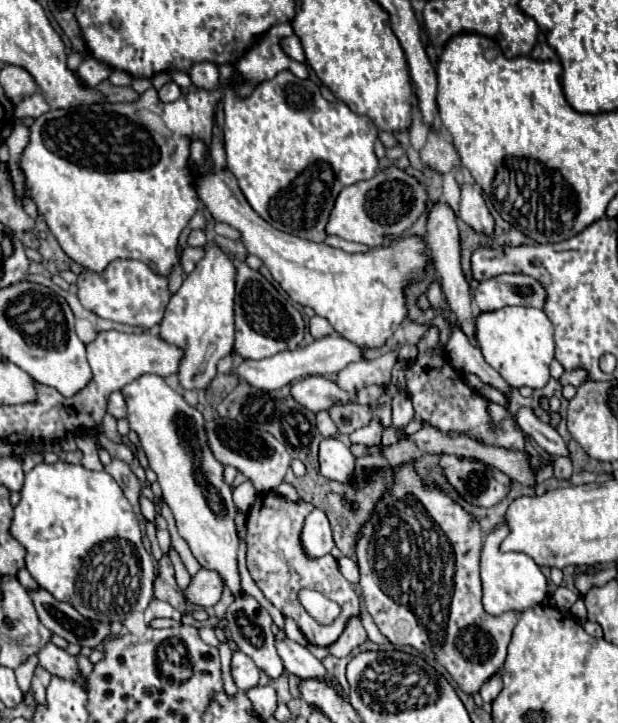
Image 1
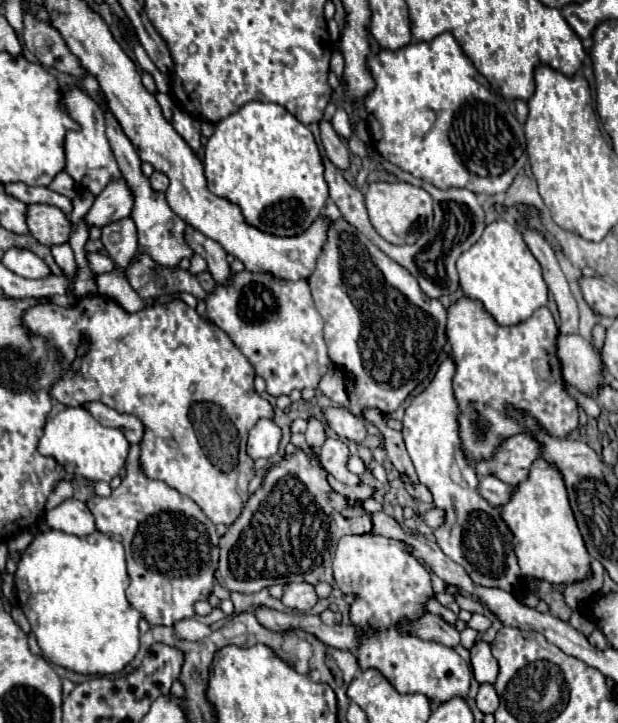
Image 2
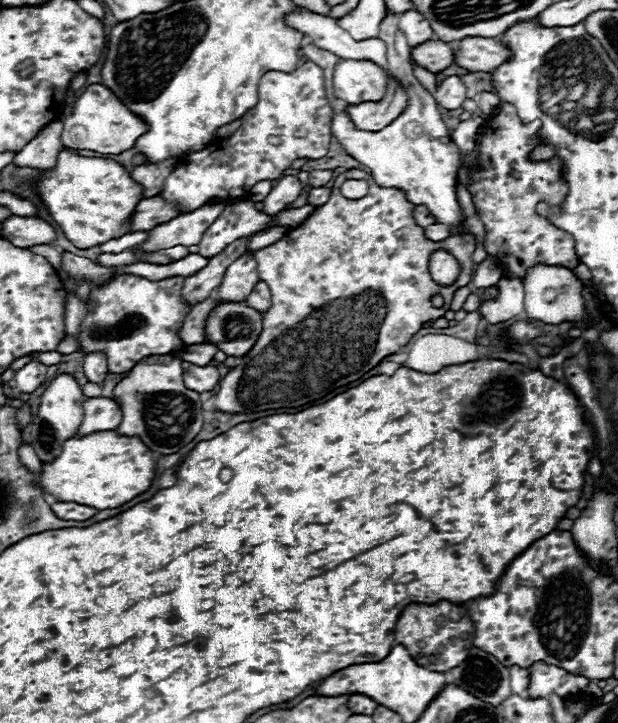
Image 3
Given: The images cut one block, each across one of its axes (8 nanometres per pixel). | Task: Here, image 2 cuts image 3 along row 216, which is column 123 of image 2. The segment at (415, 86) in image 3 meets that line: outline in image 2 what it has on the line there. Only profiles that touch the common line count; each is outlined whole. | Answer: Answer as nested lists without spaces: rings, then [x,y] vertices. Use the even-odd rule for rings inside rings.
[[[82,406],[64,408],[46,422],[44,434],[38,442],[42,456],[54,458],[70,476],[80,476],[88,482],[110,482],[126,462],[128,440],[118,428],[106,428],[92,418]]]

